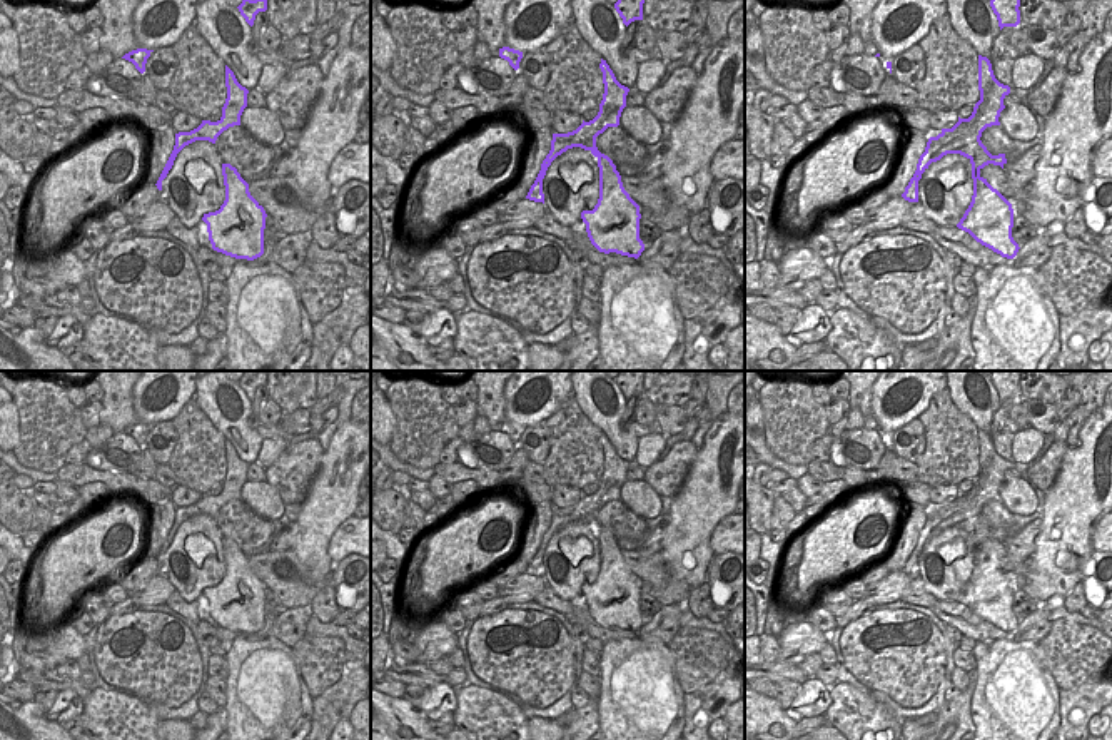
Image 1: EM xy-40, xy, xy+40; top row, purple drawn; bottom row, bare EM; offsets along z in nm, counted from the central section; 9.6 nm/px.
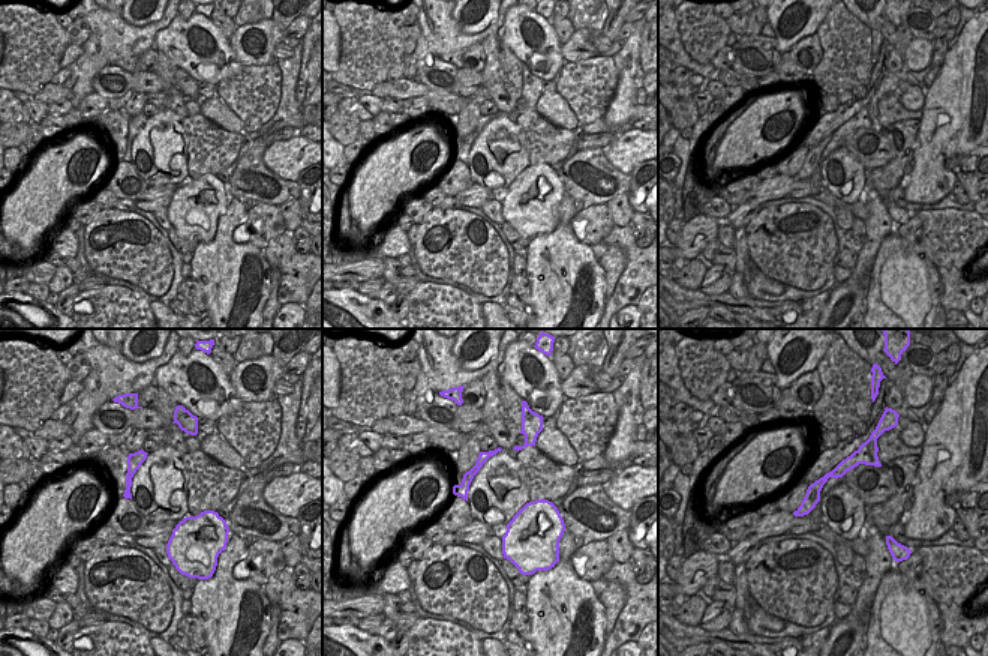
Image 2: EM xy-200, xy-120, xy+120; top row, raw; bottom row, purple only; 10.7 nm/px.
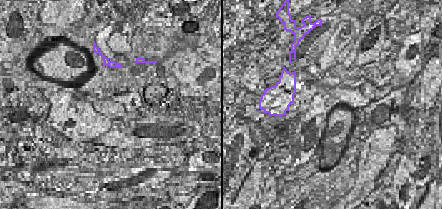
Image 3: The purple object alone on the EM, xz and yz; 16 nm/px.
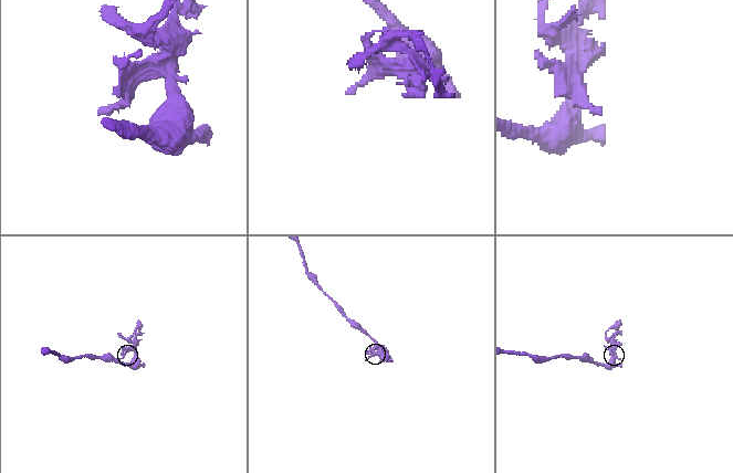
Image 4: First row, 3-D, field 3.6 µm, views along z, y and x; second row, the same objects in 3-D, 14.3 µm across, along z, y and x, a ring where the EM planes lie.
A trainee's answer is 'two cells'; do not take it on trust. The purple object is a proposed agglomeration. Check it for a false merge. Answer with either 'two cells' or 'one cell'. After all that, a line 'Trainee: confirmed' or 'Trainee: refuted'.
two cells
Trainee: confirmed

